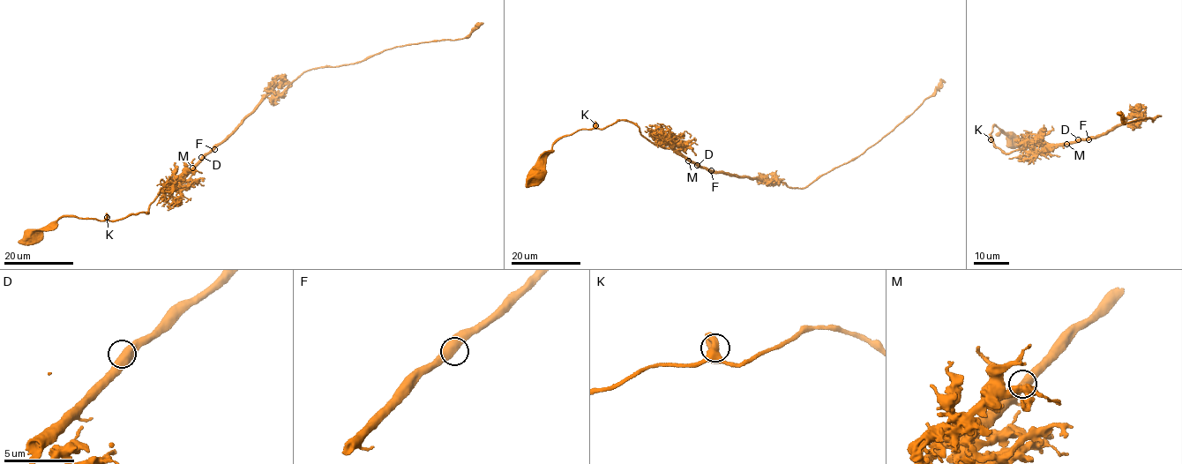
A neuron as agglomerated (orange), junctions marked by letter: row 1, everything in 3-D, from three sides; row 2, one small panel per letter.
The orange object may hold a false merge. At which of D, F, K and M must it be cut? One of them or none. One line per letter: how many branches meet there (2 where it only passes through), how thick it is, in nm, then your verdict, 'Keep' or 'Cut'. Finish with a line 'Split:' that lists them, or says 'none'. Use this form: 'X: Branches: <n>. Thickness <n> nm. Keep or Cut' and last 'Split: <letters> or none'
D: Branches: 2. Thickness 550 nm. Keep
F: Branches: 2. Thickness 550 nm. Keep
K: Branches: 2. Thickness 600 nm. Keep
M: Branches: 2. Thickness 550 nm. Keep
Split: none

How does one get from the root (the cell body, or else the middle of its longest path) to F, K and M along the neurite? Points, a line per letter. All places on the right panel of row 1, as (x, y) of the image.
F: (1013, 142), (994, 125), (990, 135), (994, 146), (1007, 153), (1033, 145), (1056, 146), (1088, 139)
K: (1013, 142), (994, 125), (990, 135), (992, 141), (991, 138)
M: (1013, 142), (994, 125), (990, 135), (994, 146), (1006, 153), (1033, 145), (1046, 147), (1066, 144)

